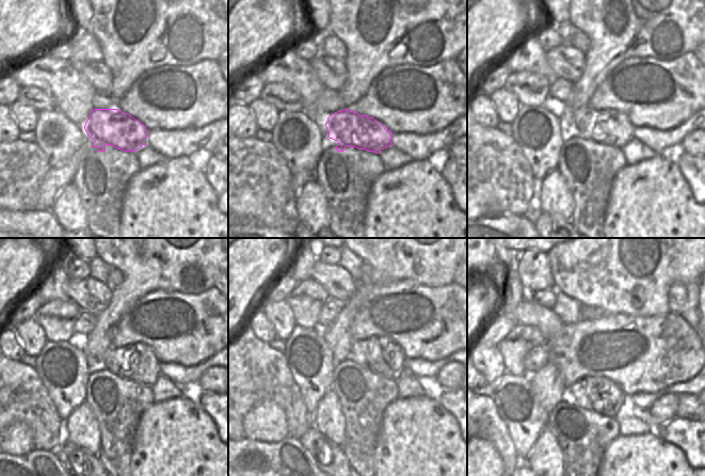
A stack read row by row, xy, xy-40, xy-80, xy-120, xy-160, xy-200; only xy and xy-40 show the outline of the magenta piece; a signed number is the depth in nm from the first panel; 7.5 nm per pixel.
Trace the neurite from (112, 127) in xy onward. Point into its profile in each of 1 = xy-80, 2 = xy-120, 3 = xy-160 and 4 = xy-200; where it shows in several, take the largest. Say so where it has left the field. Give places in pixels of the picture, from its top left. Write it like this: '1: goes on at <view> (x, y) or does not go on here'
1: goes on at xy-80 (590, 128)
2: goes on at xy-120 (117, 366)
3: goes on at xy-160 (345, 380)
4: goes on at xy-200 (589, 391)

